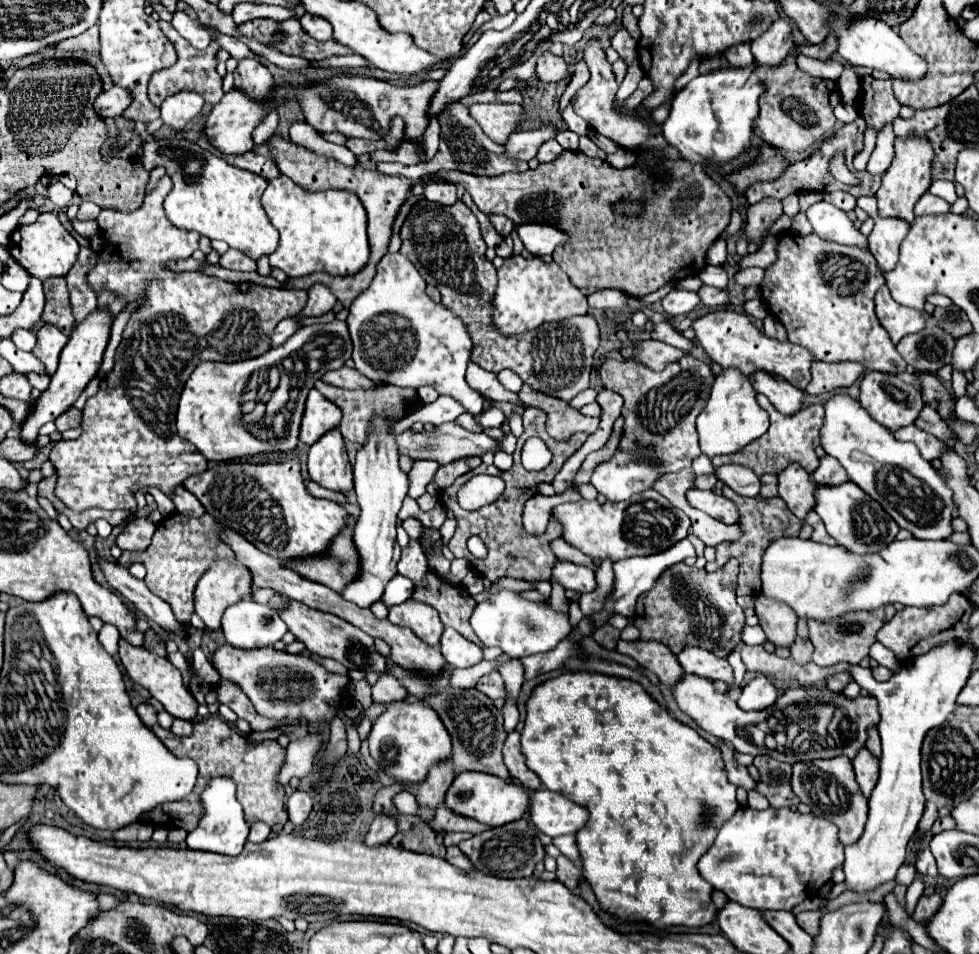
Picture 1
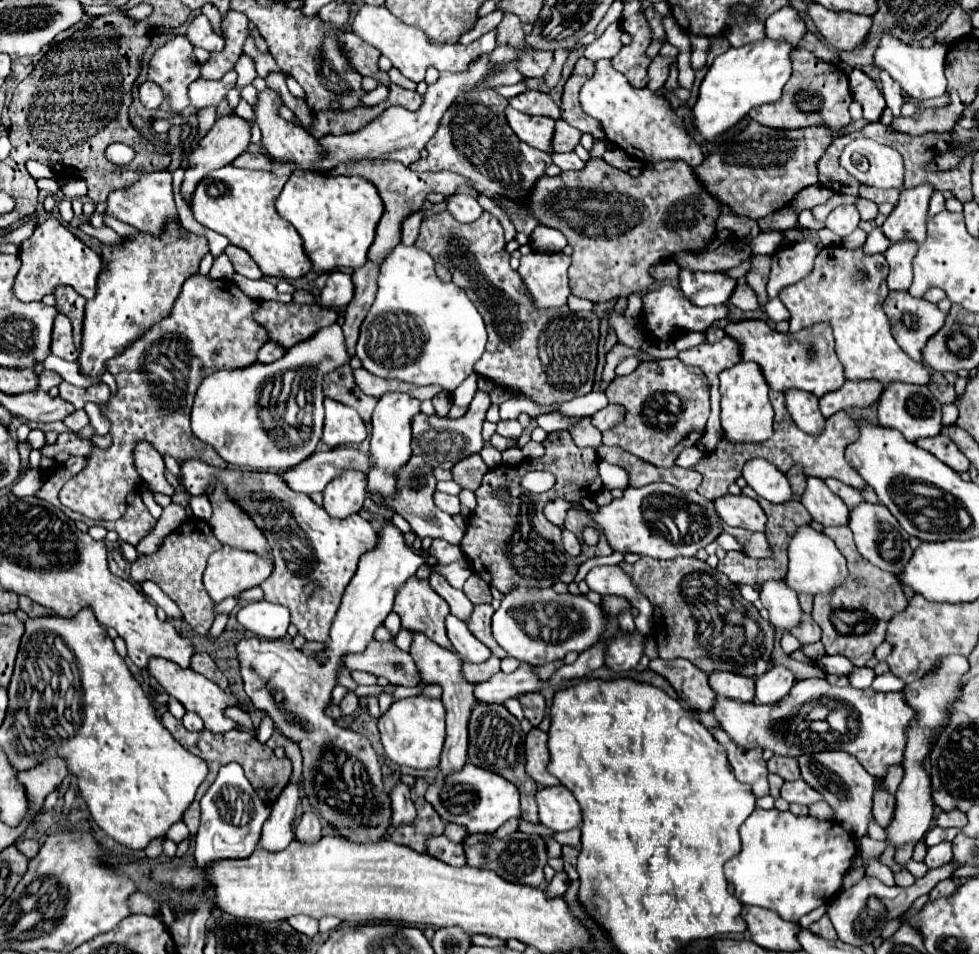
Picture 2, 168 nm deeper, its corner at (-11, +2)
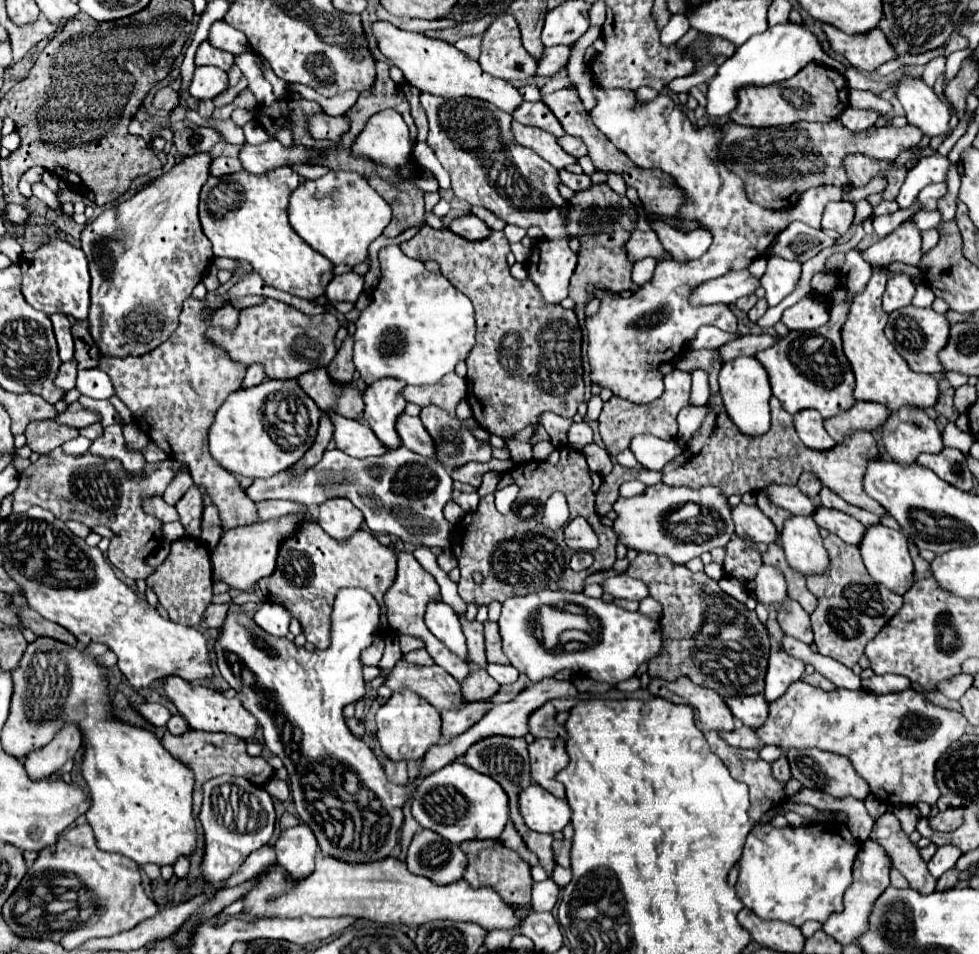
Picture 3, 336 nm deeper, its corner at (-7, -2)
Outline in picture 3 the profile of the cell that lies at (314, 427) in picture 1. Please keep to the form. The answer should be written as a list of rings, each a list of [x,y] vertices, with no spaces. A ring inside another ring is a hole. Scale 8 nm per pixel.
[[[329,414],[329,418],[335,424],[335,444],[345,454],[351,454],[355,458],[367,458],[383,456],[387,452],[387,448],[379,442],[379,438],[375,438],[375,432],[369,426],[339,414]]]

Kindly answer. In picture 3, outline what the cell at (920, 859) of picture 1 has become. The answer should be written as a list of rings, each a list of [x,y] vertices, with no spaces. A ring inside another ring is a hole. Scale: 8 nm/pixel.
[[[953,844],[941,846],[941,848],[935,852],[935,856],[931,858],[931,862],[927,864],[927,866],[929,866],[929,872],[931,872],[935,878],[941,878],[941,874],[945,874],[949,868],[953,868],[955,862],[957,862],[957,858],[961,858],[961,856],[963,856],[963,852],[961,852],[957,846],[953,846]]]

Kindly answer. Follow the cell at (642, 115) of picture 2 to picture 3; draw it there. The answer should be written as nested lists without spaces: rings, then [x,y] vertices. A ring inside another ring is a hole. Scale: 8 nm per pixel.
[[[593,86],[593,94],[597,96],[597,106],[591,112],[593,124],[619,152],[627,154],[635,166],[657,168],[671,174],[685,196],[685,206],[677,218],[695,220],[699,228],[709,230],[713,236],[709,250],[697,260],[675,262],[669,256],[659,260],[653,278],[639,286],[629,298],[613,298],[611,294],[593,290],[593,296],[601,300],[601,308],[585,320],[591,382],[609,388],[615,396],[633,404],[647,404],[657,400],[665,388],[659,366],[677,358],[687,344],[695,340],[701,326],[715,326],[725,332],[737,330],[737,318],[727,304],[691,306],[691,288],[723,276],[729,270],[747,268],[757,258],[769,258],[769,246],[775,234],[795,220],[821,228],[823,208],[829,202],[841,200],[843,190],[835,186],[811,188],[787,210],[767,210],[759,204],[751,204],[745,196],[745,182],[721,164],[719,142],[723,128],[719,124],[693,128],[691,120],[665,94],[659,94],[647,104],[637,104],[629,90]]]

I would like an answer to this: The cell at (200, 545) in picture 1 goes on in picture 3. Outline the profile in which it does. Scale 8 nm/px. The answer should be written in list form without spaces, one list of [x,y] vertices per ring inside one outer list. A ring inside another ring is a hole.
[[[181,538],[171,544],[171,552],[167,560],[157,568],[153,576],[147,578],[147,586],[155,590],[159,596],[159,604],[169,612],[171,622],[183,624],[183,626],[199,626],[199,620],[205,612],[205,608],[211,604],[211,558],[209,550],[201,540],[193,538]]]

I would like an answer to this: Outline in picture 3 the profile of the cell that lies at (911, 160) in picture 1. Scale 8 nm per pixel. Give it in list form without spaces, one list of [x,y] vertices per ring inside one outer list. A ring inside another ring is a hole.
[[[907,220],[887,238],[869,246],[863,254],[865,262],[871,262],[873,268],[887,268],[893,262],[919,264],[921,260],[921,234],[915,230],[913,222]]]

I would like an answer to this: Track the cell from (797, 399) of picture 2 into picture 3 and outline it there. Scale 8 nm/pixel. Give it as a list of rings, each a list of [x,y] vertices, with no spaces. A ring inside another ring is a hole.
[[[801,410],[795,414],[795,428],[803,444],[811,450],[825,452],[835,446],[835,440],[823,428],[823,418],[817,410]]]

